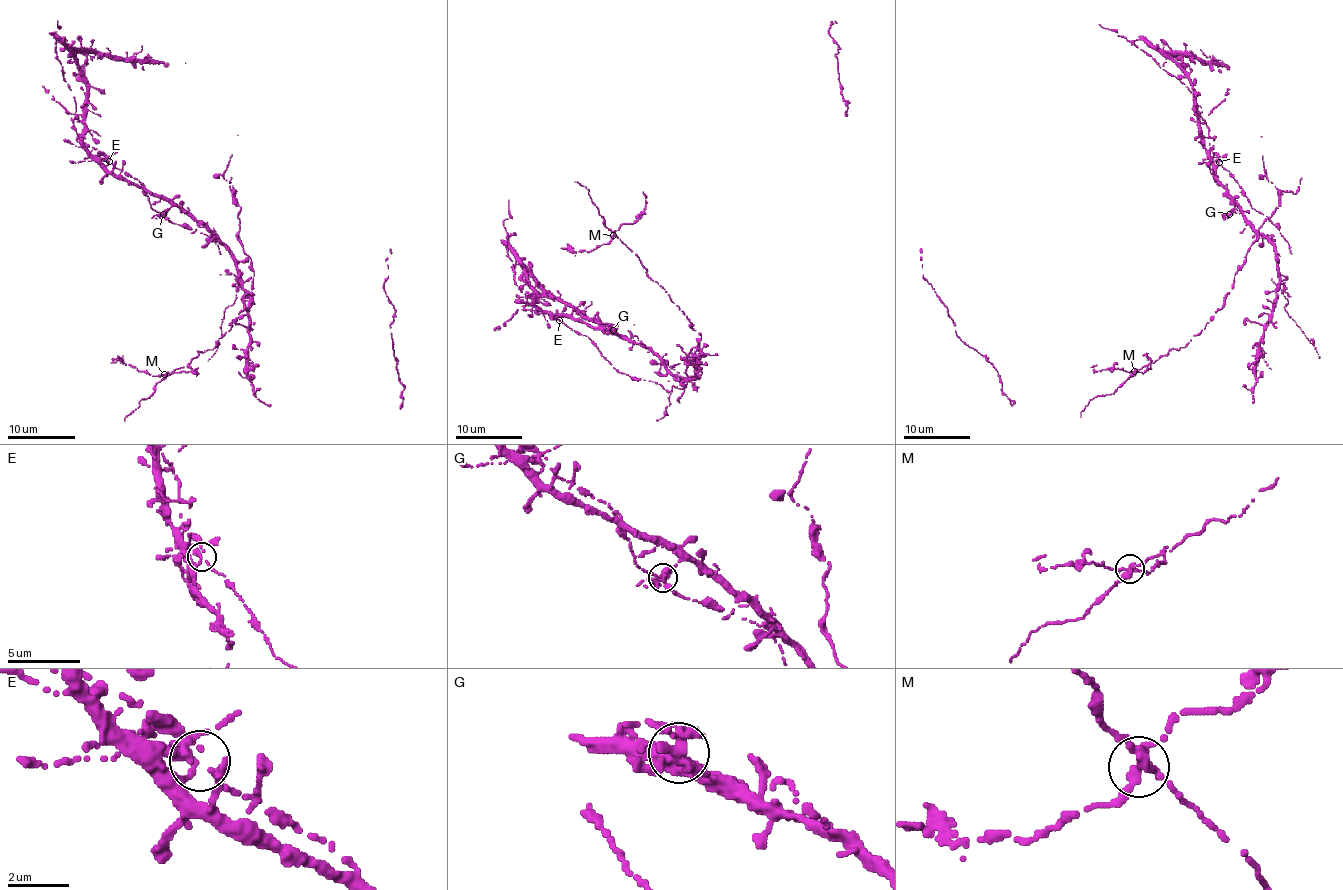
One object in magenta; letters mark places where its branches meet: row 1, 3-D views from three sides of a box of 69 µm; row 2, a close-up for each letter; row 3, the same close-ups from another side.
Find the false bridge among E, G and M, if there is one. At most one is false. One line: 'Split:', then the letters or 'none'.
Split: M

